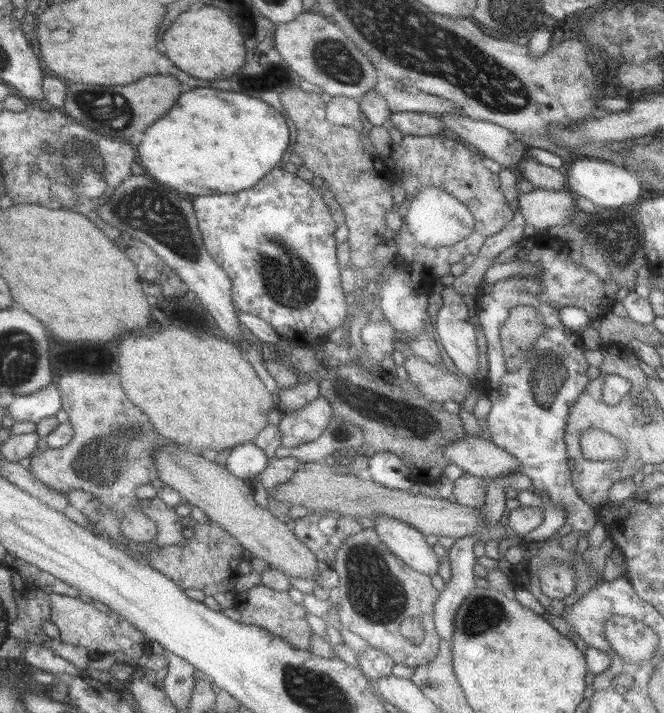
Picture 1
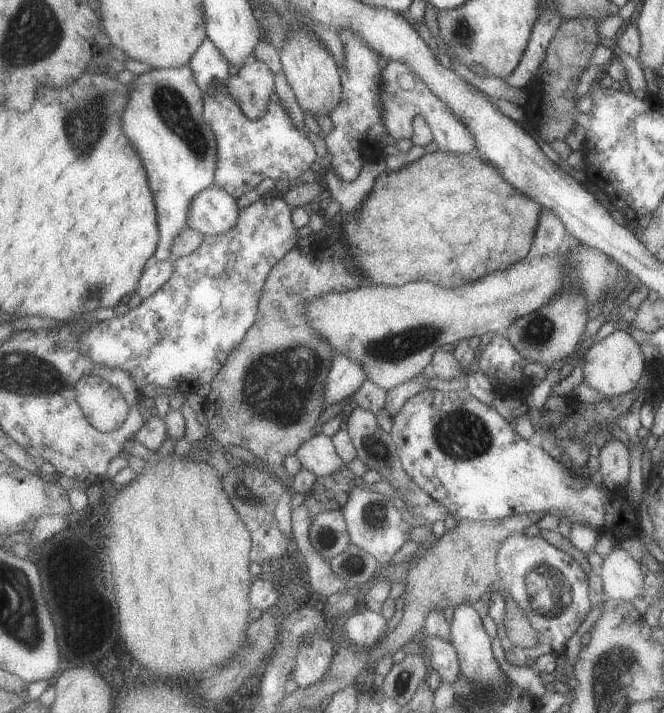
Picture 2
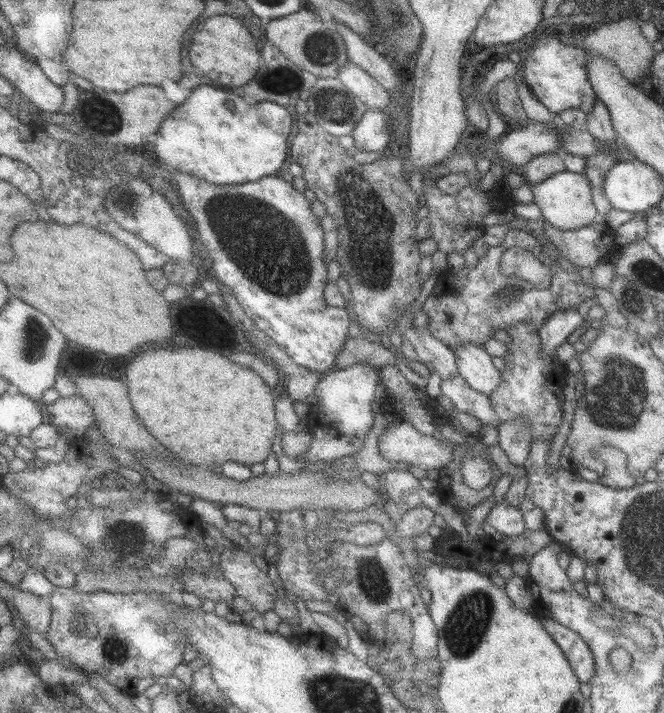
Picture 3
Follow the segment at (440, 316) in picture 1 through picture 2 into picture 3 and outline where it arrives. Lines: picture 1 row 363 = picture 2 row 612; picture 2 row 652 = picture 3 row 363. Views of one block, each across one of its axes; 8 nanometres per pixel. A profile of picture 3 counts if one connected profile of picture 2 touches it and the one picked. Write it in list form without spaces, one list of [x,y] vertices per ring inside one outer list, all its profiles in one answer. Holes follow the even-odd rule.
[[[463,344],[455,352],[459,360],[459,376],[467,382],[467,386],[487,398],[493,396],[503,376],[491,364],[491,356],[475,344]]]

